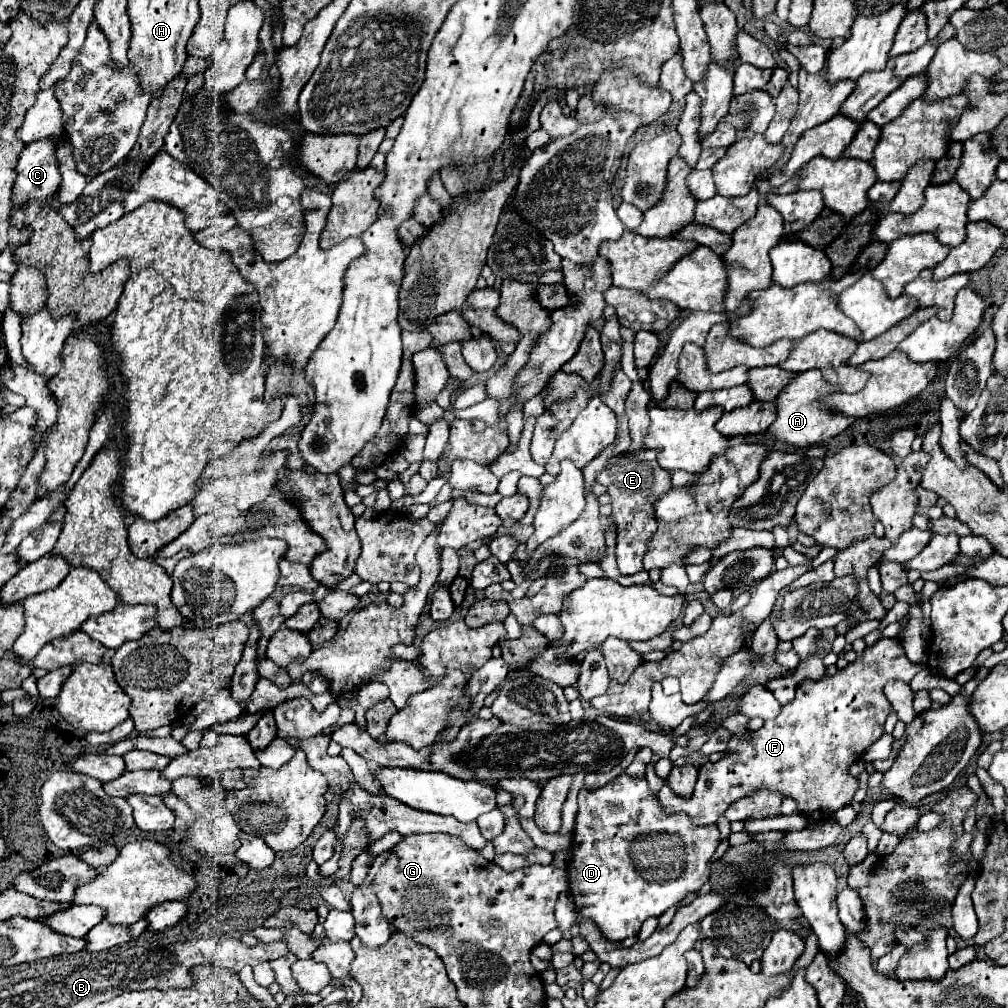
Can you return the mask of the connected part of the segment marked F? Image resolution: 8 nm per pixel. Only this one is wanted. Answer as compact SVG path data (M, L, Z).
M879 639L873 647L867 647L857 661L849 663L845 669L835 675L823 675L817 681L805 679L797 685L795 699L781 707L781 713L775 719L763 723L761 729L751 731L745 737L731 735L727 755L717 763L705 763L699 769L699 779L691 797L677 797L666 783L663 784L658 797L664 807L685 811L693 817L695 823L715 823L717 817L737 799L751 795L753 791L765 787L783 793L785 797L793 797L797 801L797 809L801 815L813 821L829 819L837 809L849 805L853 801L855 791L859 789L859 781L849 775L851 763L859 761L865 749L883 735L883 723L891 713L891 703L883 693L883 685L887 681L902 680L910 682L924 665L915 665L905 657L905 651L899 639Z

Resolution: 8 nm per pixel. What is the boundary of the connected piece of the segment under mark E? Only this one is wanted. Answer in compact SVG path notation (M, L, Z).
M639 449L627 451L609 459L609 465L601 473L597 473L597 483L607 487L607 495L611 497L613 519L617 523L617 565L621 573L637 573L643 569L641 559L647 551L647 539L657 531L655 521L655 503L657 499L671 489L671 477L665 469L657 465L655 449Z

